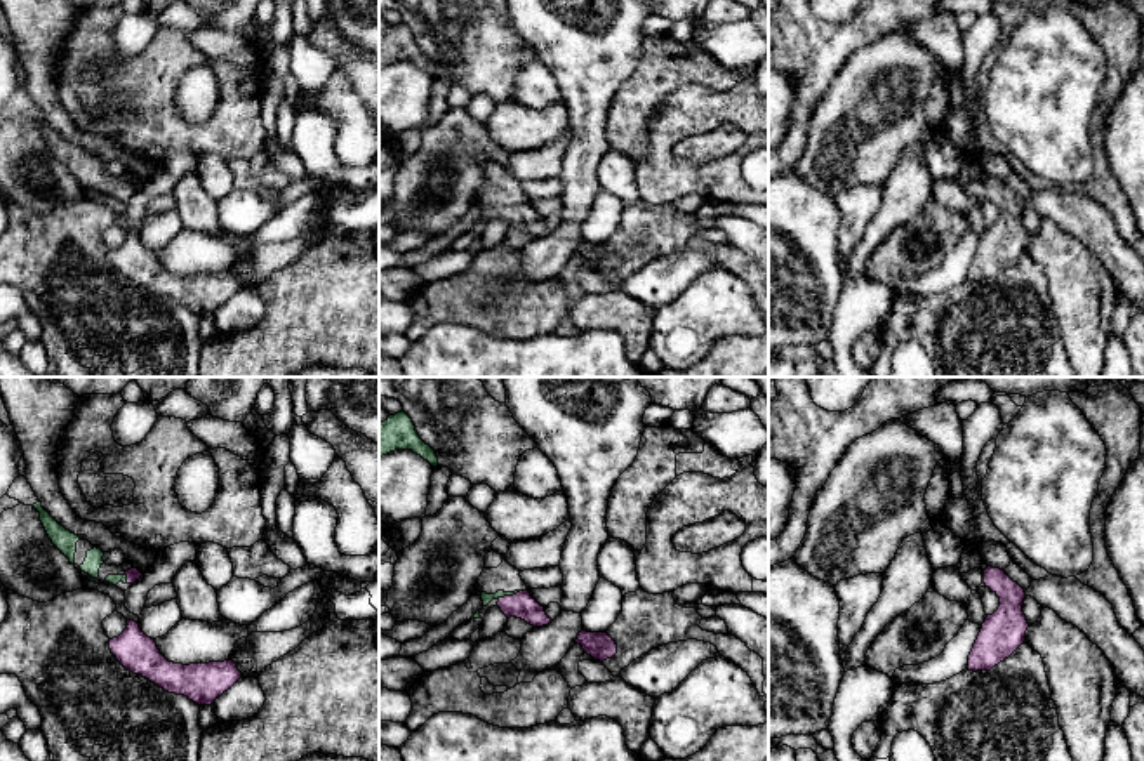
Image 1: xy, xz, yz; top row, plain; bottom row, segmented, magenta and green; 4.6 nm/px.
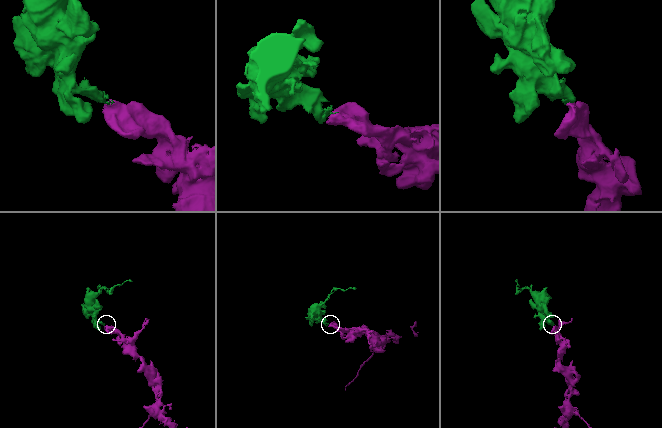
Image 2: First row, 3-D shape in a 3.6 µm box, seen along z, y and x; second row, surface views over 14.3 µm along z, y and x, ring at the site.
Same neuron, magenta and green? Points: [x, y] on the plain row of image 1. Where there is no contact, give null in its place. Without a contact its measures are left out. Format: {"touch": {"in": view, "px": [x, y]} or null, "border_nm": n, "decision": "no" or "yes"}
{"touch": {"in": "xz", "px": [510, 207]}, "border_nm": 110, "decision": "yes"}

